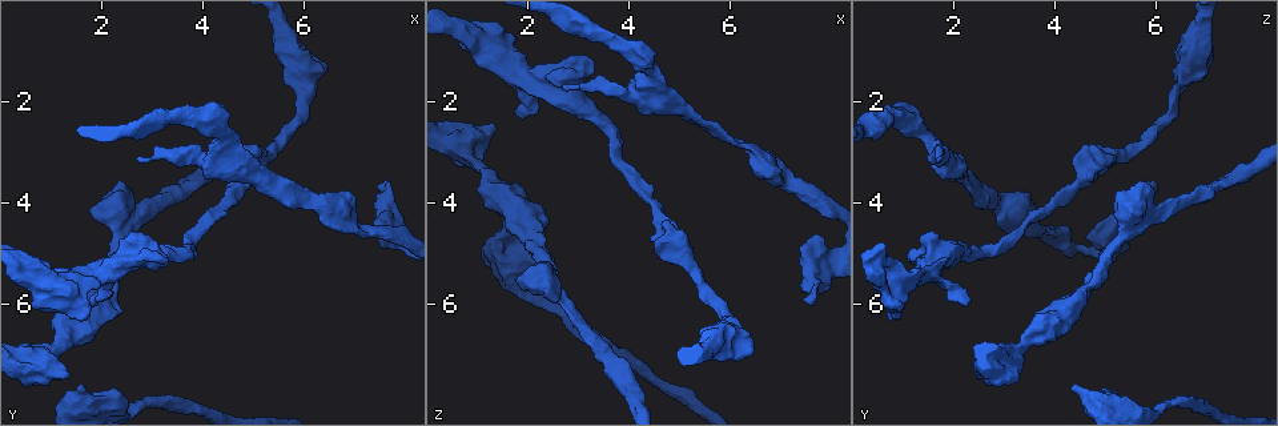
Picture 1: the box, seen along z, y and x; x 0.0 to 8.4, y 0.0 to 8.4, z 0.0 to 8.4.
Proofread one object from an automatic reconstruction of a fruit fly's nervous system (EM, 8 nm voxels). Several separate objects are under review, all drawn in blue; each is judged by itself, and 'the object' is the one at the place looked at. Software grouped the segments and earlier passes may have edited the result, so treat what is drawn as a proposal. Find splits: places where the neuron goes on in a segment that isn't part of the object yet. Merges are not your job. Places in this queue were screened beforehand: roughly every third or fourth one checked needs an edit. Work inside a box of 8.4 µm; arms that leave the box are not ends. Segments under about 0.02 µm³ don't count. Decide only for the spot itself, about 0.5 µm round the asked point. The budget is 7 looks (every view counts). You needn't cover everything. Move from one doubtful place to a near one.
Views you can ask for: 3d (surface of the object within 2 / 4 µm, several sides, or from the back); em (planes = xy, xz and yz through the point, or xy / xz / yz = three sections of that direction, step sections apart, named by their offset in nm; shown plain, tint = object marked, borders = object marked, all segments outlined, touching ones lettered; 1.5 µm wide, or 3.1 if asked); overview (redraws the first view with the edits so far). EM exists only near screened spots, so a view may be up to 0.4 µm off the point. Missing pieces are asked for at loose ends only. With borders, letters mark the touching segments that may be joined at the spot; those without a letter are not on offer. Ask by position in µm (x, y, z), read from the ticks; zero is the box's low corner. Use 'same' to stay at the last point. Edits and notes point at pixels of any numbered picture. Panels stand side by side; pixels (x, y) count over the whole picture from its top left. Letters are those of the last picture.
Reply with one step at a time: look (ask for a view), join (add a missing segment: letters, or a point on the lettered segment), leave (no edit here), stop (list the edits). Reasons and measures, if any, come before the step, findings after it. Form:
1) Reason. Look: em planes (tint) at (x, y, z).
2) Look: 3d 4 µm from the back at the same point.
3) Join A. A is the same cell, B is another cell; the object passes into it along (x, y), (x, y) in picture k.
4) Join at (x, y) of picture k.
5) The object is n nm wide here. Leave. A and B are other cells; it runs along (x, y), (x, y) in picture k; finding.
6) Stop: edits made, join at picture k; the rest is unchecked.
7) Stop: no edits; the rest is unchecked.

Thick end. Look: em planes (borders) at (1.60, 7.70, 4.35).

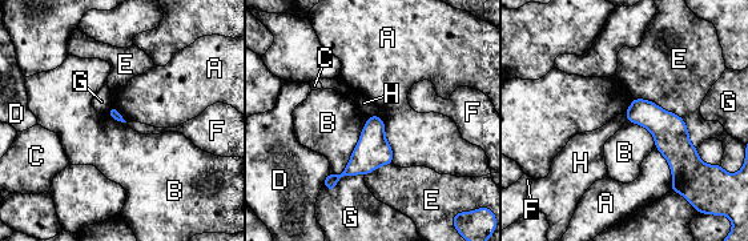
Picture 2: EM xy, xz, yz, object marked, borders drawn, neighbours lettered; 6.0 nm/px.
Leave. A, B, C, D, E, F, G and H are other cells; a border runs along (370, 116), (348, 165), (330, 173) in picture 2; no lettered segment goes on from it.

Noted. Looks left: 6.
An open end. Look: em planes (plain) at (1.40, 7.35, 2.50).

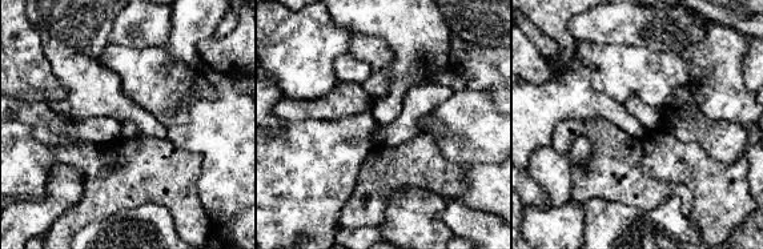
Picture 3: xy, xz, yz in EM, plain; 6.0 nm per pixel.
Look: em planes (borders) at the same point.

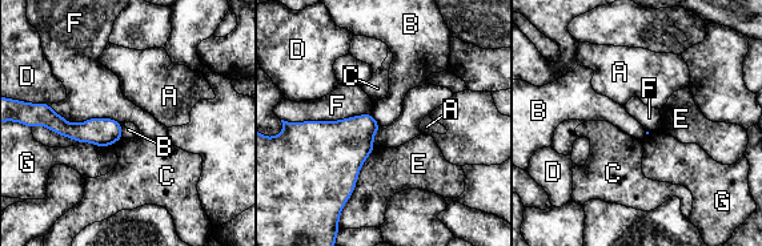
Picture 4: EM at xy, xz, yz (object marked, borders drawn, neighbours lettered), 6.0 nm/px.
The longest contact is with F, 480 nm. Leave. A, B, C, D, E, F and G are other cells; none of them fits.

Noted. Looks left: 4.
Branch stops here. Look: em planes (borders) at (1.55, 6.35, 0.90).

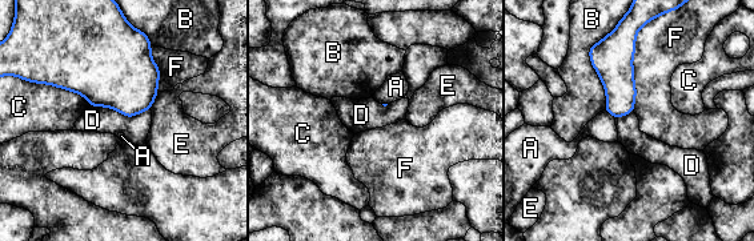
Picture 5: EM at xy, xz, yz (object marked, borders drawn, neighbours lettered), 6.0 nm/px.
Leave. A, B, C, D, E and F are other cells; a border runs along (89, 105), (127, 116), (149, 109) in picture 5; none of them fits.

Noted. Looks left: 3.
Stop: no edits; the rest is unchecked.

